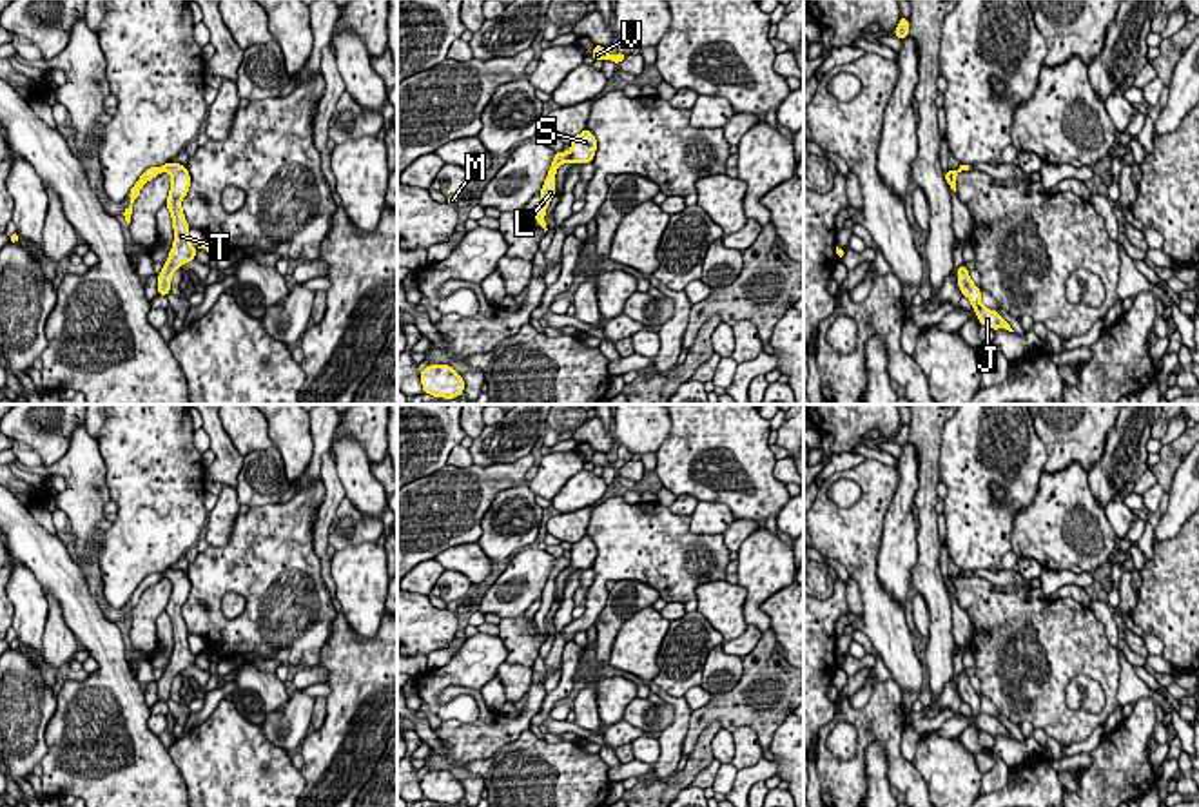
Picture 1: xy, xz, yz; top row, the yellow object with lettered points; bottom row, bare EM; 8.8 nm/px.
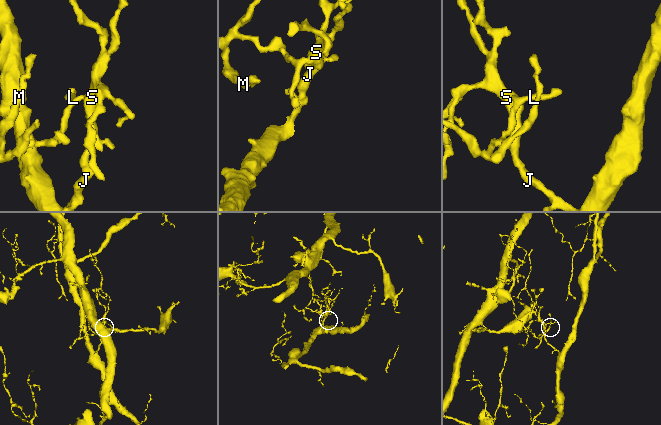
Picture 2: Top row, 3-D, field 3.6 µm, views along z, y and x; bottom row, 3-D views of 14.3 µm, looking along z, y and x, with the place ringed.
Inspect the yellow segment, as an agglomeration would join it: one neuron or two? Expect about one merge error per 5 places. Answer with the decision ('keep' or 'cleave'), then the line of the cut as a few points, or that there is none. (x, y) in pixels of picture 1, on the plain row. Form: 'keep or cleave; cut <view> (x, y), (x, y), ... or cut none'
cleave; cut xz (568, 559), (570, 566)

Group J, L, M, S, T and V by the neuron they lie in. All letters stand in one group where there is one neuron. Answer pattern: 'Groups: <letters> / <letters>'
Groups: J S T V / L M

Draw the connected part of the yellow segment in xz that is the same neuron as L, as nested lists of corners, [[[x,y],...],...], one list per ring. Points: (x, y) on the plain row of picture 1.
[[[561,557],[553,562],[553,569],[551,569],[548,582],[544,586],[544,591],[541,595],[541,608],[533,617],[533,622],[539,629],[539,633],[544,635],[544,638],[548,637],[546,627],[544,627],[544,620],[546,620],[546,615],[548,615],[551,604],[555,602],[555,579],[566,568],[570,568],[570,559]]]

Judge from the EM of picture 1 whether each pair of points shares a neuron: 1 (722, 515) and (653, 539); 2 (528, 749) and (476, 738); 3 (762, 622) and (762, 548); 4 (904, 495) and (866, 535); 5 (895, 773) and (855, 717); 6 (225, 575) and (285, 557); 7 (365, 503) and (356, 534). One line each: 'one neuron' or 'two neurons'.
1: two neurons
2: two neurons
3: one neuron
4: two neurons
5: one neuron
6: one neuron
7: two neurons

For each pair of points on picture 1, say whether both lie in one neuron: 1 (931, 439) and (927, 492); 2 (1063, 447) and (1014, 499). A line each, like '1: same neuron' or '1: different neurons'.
1: same neuron
2: different neurons

